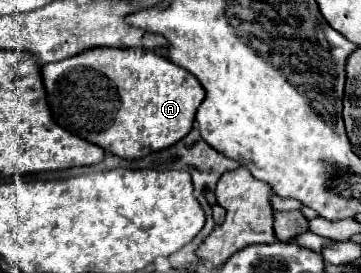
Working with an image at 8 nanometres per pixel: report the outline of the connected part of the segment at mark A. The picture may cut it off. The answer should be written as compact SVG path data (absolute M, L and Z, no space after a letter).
M88 49L82 55L42 65L42 79L54 121L60 127L124 159L142 159L184 139L190 133L194 115L206 95L204 87L192 73L156 51L142 53L142 49Z

